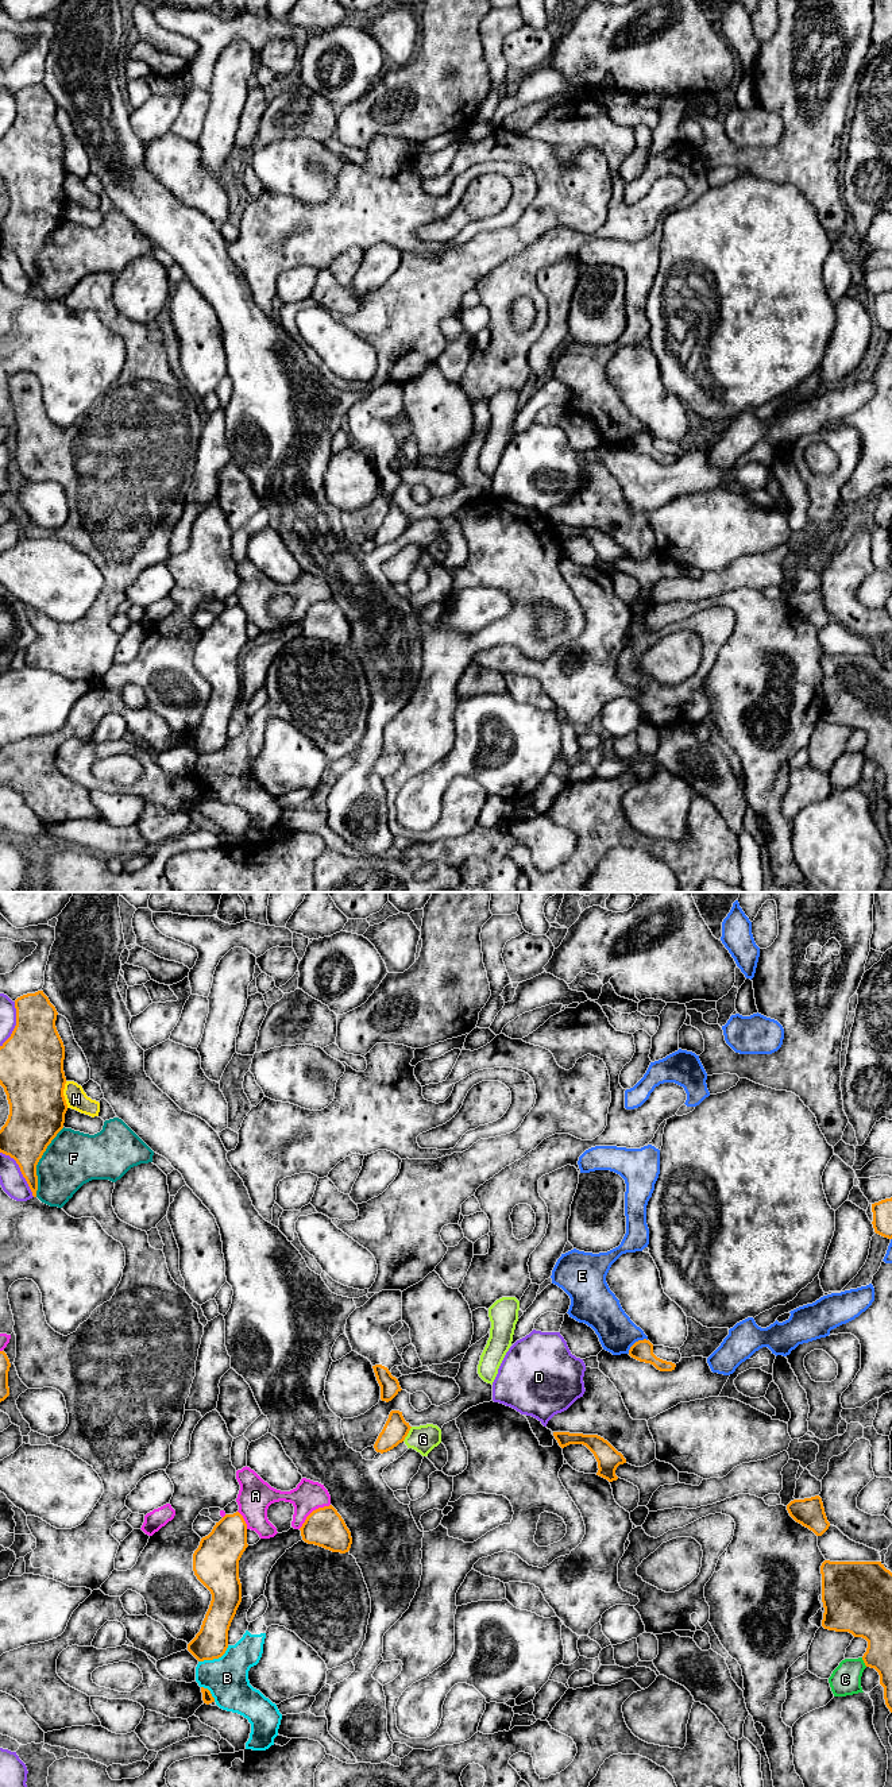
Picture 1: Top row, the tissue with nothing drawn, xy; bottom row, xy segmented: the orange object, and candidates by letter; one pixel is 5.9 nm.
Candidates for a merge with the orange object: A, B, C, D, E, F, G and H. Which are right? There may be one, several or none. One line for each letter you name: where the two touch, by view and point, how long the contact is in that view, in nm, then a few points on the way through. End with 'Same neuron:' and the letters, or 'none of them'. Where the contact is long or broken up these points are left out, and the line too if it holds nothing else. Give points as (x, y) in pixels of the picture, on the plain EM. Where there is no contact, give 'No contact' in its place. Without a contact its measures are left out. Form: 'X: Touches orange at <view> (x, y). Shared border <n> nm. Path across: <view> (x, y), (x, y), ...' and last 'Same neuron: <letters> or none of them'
Same neuron: none of them

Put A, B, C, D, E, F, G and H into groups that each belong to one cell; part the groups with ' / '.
A / B F / C / D / E / G / H

